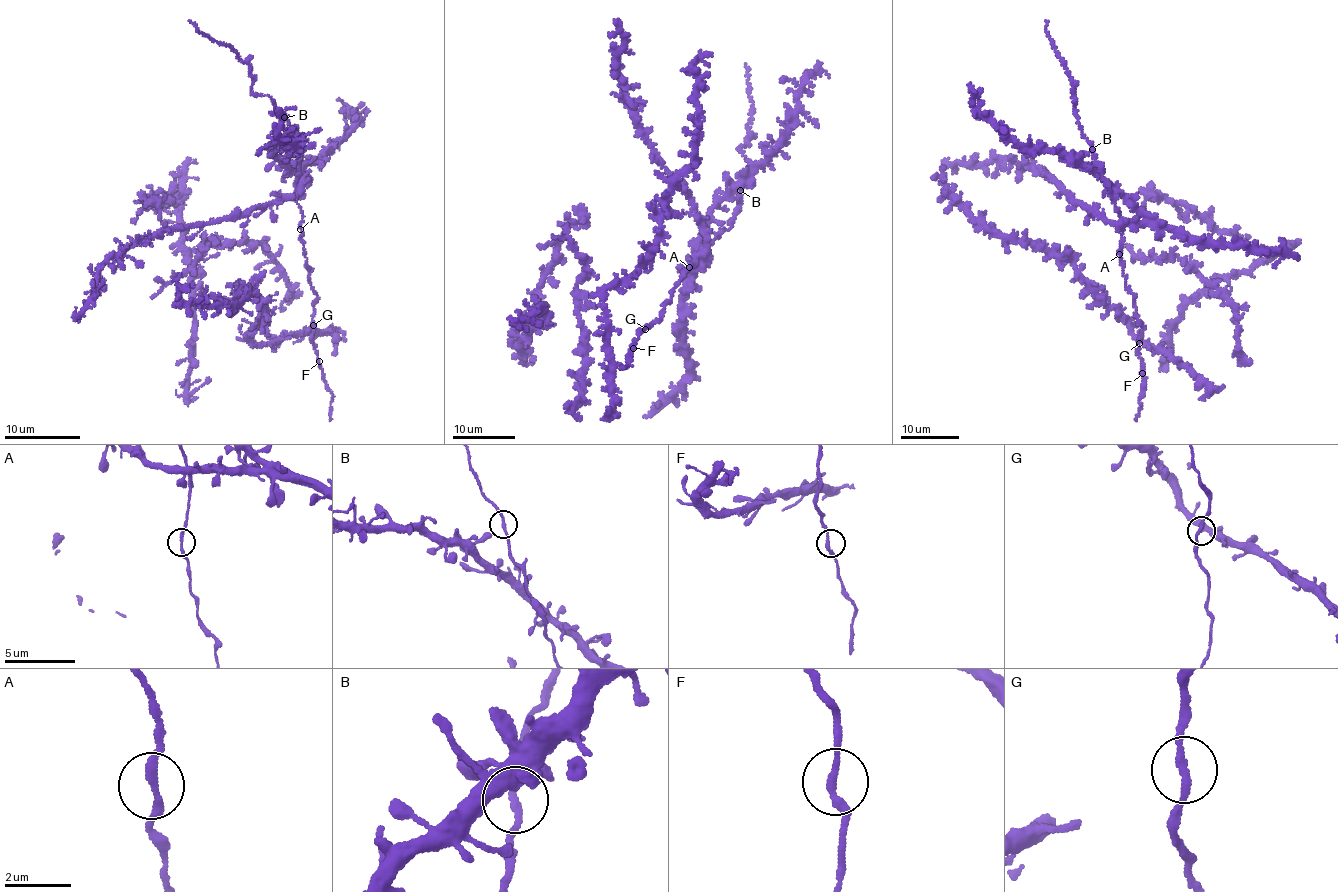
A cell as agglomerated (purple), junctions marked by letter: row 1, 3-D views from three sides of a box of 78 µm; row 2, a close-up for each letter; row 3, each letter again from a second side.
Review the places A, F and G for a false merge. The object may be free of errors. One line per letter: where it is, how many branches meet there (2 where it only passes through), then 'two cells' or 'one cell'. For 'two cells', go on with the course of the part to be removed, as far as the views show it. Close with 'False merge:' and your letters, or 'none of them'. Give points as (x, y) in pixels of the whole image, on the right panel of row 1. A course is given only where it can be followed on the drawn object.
A: (1119, 254) | 2 | one cell
F: (1142, 373) | 2 | one cell
G: (1139, 343) | 2 | one cell
False merge: none of them

